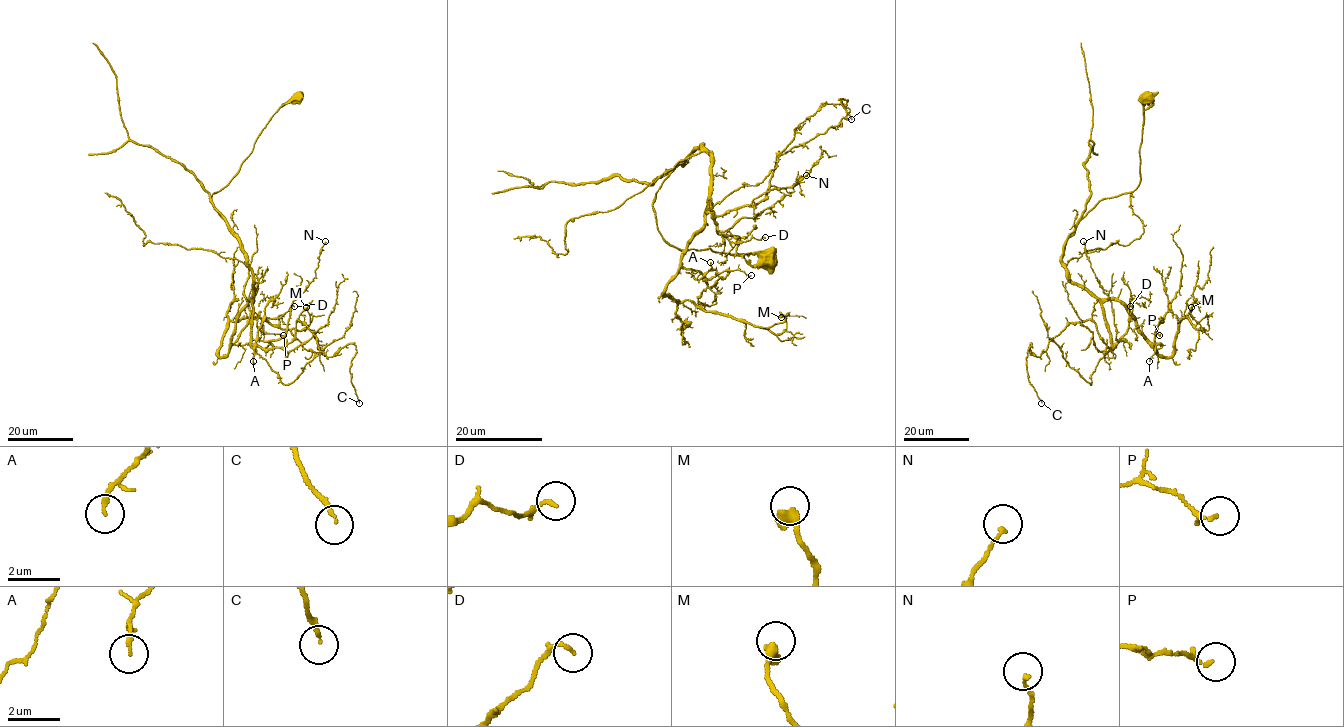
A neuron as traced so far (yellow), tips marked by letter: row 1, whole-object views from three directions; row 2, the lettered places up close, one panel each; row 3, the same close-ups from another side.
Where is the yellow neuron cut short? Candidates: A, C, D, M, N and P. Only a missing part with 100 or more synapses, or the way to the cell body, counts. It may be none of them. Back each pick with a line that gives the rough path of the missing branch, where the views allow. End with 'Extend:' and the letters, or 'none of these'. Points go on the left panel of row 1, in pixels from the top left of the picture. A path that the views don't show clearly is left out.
Extend: none of these

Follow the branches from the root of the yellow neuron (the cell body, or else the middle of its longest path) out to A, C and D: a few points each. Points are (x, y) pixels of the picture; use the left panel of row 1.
A: (253, 284), (253, 297), (240, 312), (235, 332), (231, 338), (232, 343), (249, 343), (254, 349), (253, 361)
C: (253, 284), (251, 346), (285, 347), (297, 319), (327, 357), (352, 343), (357, 352), (349, 372), (359, 403)
D: (253, 284), (252, 347), (266, 318), (282, 317), (294, 306)

